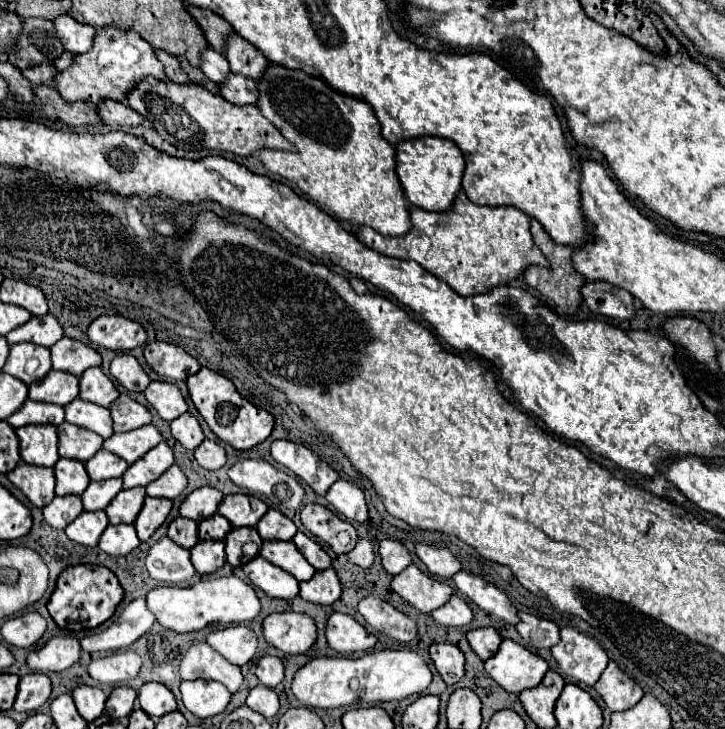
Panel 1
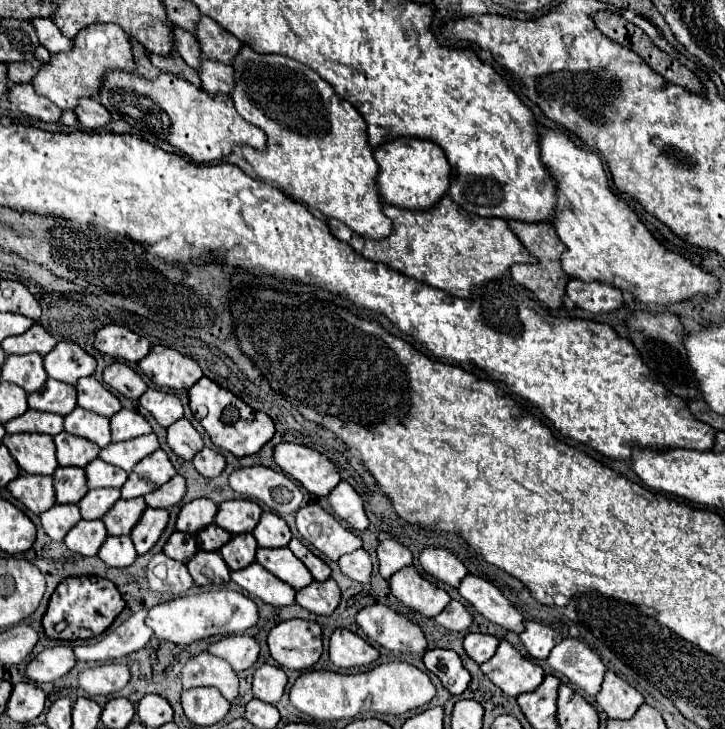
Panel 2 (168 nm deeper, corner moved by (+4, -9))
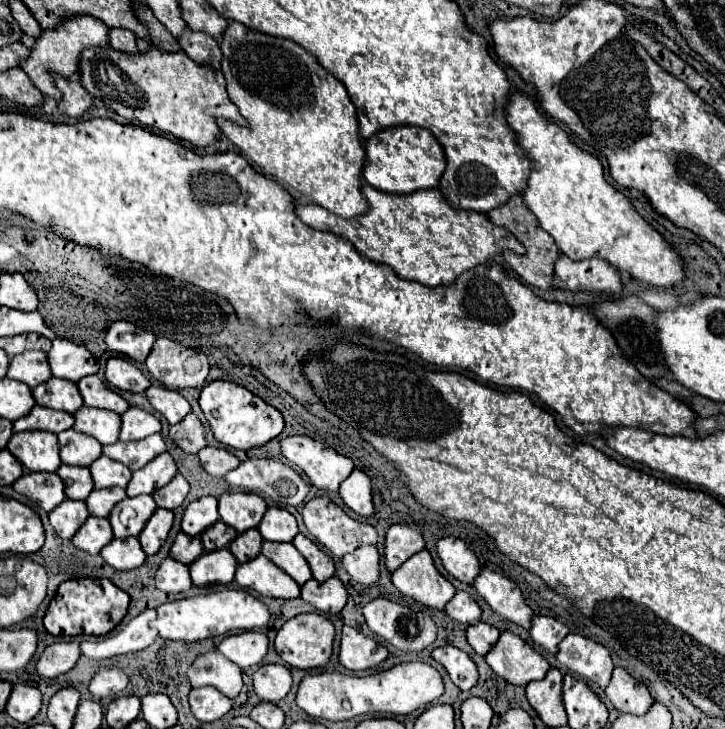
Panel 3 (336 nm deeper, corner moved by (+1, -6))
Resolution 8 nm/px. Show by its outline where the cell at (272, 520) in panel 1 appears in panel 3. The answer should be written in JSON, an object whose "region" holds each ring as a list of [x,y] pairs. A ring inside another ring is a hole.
{"region":[[[268,507],[268,511],[264,513],[258,525],[258,531],[266,541],[284,543],[284,541],[294,539],[294,535],[298,533],[298,525],[296,525],[294,515],[290,515],[286,509]]]}

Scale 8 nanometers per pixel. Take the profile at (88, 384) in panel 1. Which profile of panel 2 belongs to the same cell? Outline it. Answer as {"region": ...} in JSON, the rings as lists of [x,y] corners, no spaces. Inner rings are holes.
{"region":[[[93,376],[81,378],[77,382],[77,404],[85,410],[111,418],[121,410],[121,402],[107,388],[103,388]]]}

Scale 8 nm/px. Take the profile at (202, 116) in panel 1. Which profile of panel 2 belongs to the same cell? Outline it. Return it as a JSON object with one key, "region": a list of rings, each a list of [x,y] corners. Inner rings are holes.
{"region":[[[113,70],[105,74],[97,98],[111,116],[123,118],[135,130],[167,130],[171,146],[179,148],[181,154],[197,164],[219,160],[241,144],[261,150],[267,142],[267,136],[257,126],[249,124],[233,110],[233,102],[227,94],[211,96],[171,72],[159,72],[157,78],[147,80],[131,72]]]}

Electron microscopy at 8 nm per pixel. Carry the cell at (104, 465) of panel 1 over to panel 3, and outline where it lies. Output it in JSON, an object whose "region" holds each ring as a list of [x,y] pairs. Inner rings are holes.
{"region":[[[102,455],[98,461],[94,461],[90,465],[92,471],[92,479],[94,479],[94,489],[104,489],[104,487],[126,487],[132,471],[128,467],[124,467],[118,461],[108,459],[106,455]]]}

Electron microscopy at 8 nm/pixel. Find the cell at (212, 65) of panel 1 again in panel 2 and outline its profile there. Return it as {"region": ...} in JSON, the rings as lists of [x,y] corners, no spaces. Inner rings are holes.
{"region":[[[173,26],[173,36],[175,36],[175,46],[177,46],[177,52],[181,54],[181,58],[183,58],[191,68],[197,70],[197,66],[201,66],[201,60],[203,60],[197,38],[195,38],[191,32],[181,30],[181,28],[177,28],[177,26]]]}

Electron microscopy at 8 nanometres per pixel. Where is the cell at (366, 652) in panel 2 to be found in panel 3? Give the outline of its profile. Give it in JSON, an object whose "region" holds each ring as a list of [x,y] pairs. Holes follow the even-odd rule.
{"region":[[[344,625],[342,643],[340,643],[340,663],[350,671],[364,671],[388,657],[388,649],[378,645],[372,637],[362,635],[360,631]]]}

